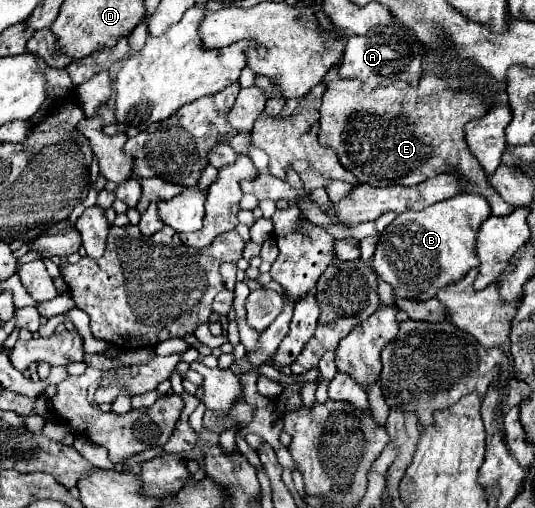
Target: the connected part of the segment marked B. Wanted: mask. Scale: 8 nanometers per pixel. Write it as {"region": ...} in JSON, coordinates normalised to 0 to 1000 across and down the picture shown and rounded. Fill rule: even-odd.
{"region":[[[860,380],[778,419],[759,415],[710,459],[695,526],[721,557],[736,565],[744,585],[811,585],[822,565],[841,561],[871,533],[897,522],[886,502],[886,474],[890,451],[912,431],[912,423],[912,396],[882,380]]]}

